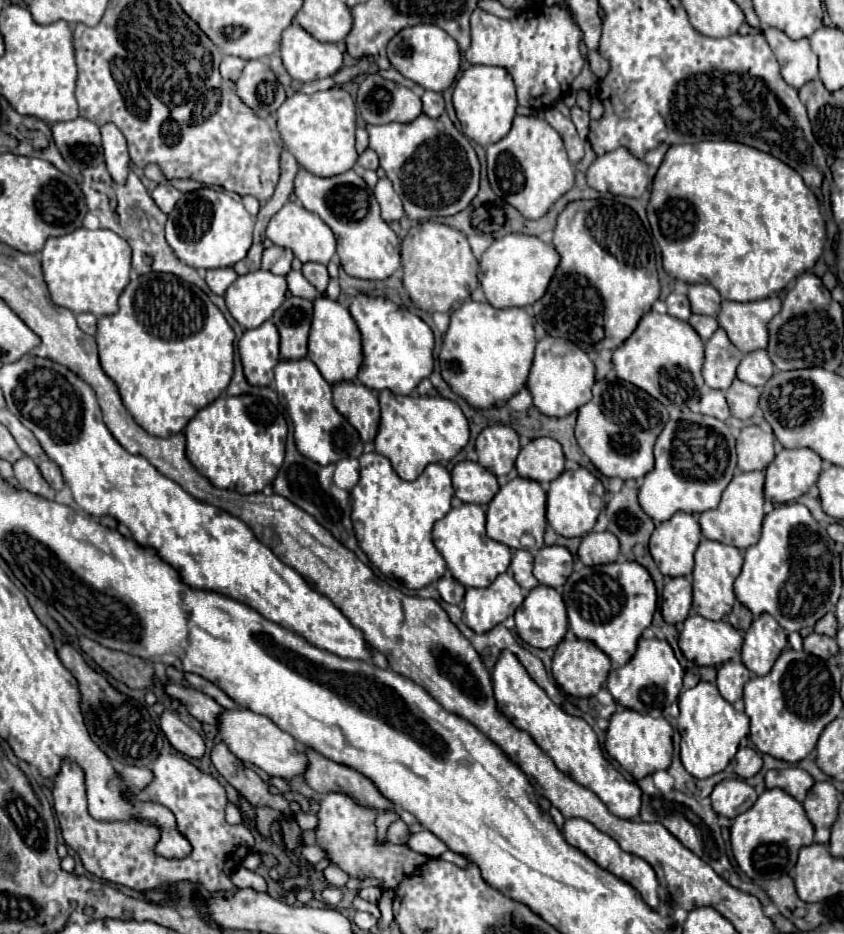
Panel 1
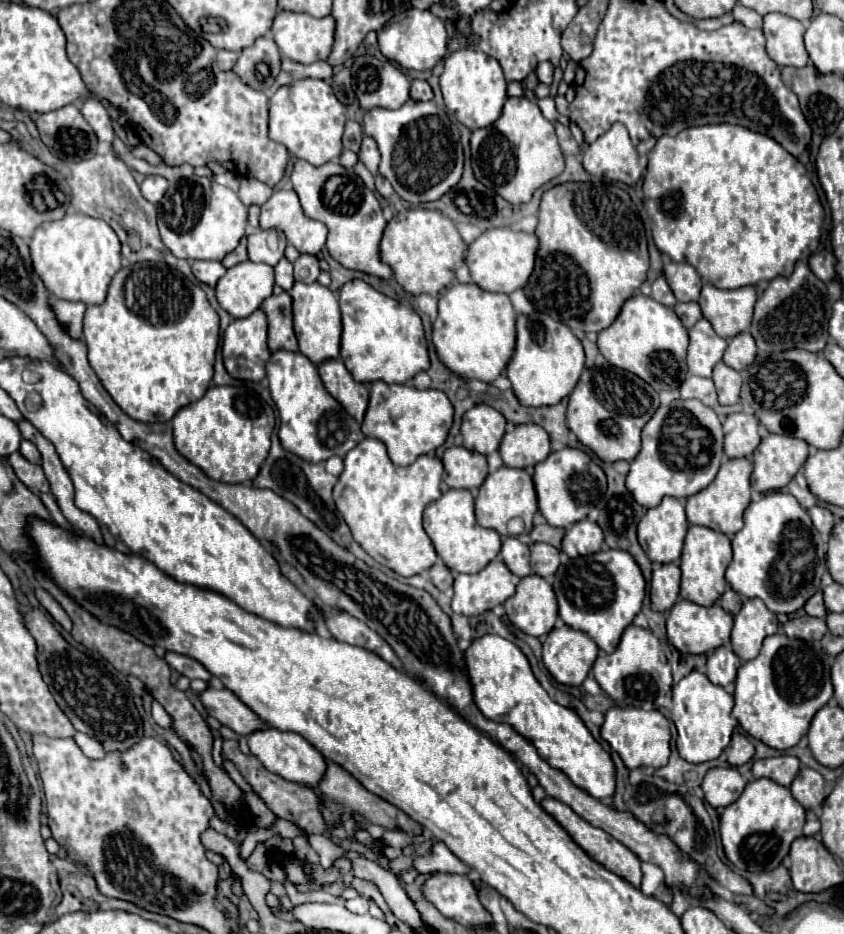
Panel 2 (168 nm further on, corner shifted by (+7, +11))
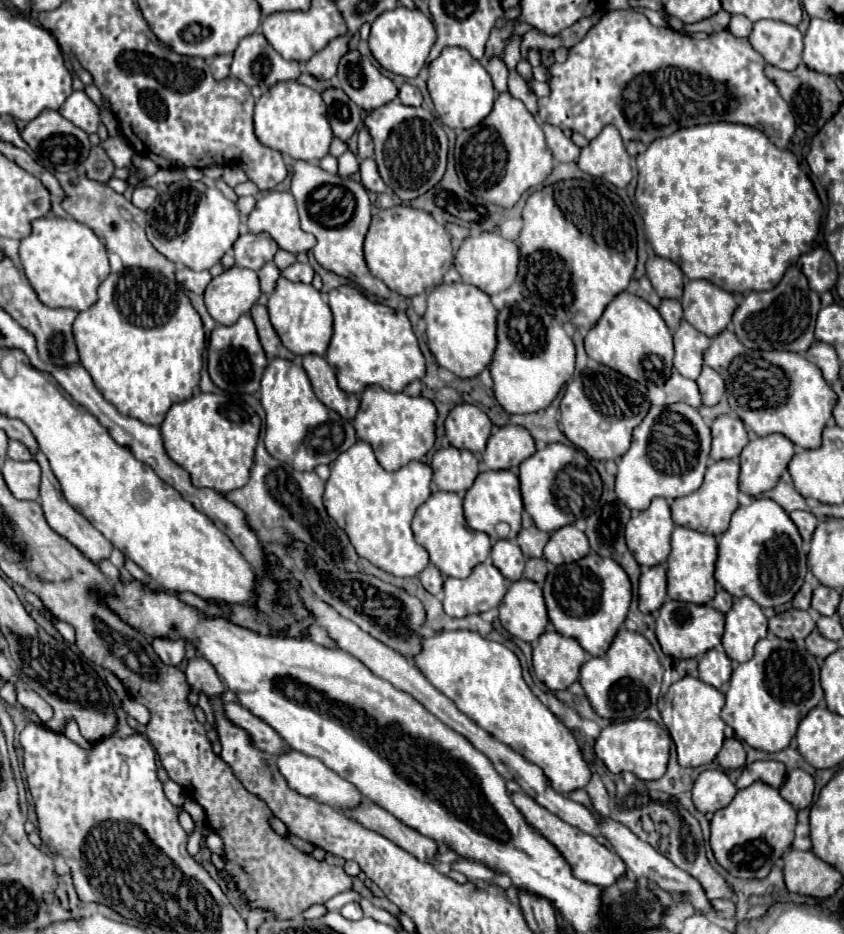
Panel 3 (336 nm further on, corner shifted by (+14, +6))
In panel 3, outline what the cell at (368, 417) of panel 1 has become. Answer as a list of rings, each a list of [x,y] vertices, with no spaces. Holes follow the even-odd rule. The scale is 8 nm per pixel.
[[[306,355],[302,357],[302,365],[308,373],[308,379],[314,387],[314,393],[316,397],[326,405],[330,407],[332,411],[340,413],[344,419],[354,419],[358,407],[360,407],[360,401],[358,401],[358,395],[352,395],[352,393],[346,393],[338,387],[336,383],[336,375],[334,375],[334,369],[326,363],[324,357],[318,357],[318,355]]]

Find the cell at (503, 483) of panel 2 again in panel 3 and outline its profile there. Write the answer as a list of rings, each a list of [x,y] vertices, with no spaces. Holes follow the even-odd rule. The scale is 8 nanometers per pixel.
[[[484,471],[476,477],[474,485],[464,497],[464,517],[474,531],[484,531],[492,541],[514,539],[520,531],[524,503],[520,495],[520,481],[512,471]],[[495,527],[495,531],[494,531]]]

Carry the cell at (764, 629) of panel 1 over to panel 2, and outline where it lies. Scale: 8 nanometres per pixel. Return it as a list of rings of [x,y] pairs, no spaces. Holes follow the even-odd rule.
[[[759,598],[745,600],[739,614],[735,614],[735,626],[731,632],[735,654],[739,654],[743,662],[753,660],[759,654],[763,640],[775,634],[777,628],[777,616]]]

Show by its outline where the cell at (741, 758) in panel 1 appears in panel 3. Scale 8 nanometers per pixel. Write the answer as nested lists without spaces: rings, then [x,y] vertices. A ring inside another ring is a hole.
[[[726,739],[724,747],[717,755],[717,760],[722,769],[738,769],[746,764],[746,751],[743,743],[738,739]]]

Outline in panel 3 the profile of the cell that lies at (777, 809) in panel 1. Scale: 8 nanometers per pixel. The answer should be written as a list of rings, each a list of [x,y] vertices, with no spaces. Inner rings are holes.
[[[752,783],[750,787],[740,789],[728,807],[714,813],[710,827],[710,847],[716,861],[734,877],[762,879],[792,845],[796,809],[780,797],[778,789],[768,787],[766,783]]]

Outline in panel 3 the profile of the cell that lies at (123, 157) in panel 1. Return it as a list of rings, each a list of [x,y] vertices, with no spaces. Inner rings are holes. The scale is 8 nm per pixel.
[[[74,91],[64,105],[60,107],[60,115],[64,119],[68,119],[70,123],[74,123],[76,127],[80,127],[82,131],[86,131],[88,135],[98,131],[100,125],[100,117],[98,117],[98,107],[92,103],[92,99],[82,93],[82,91]]]

